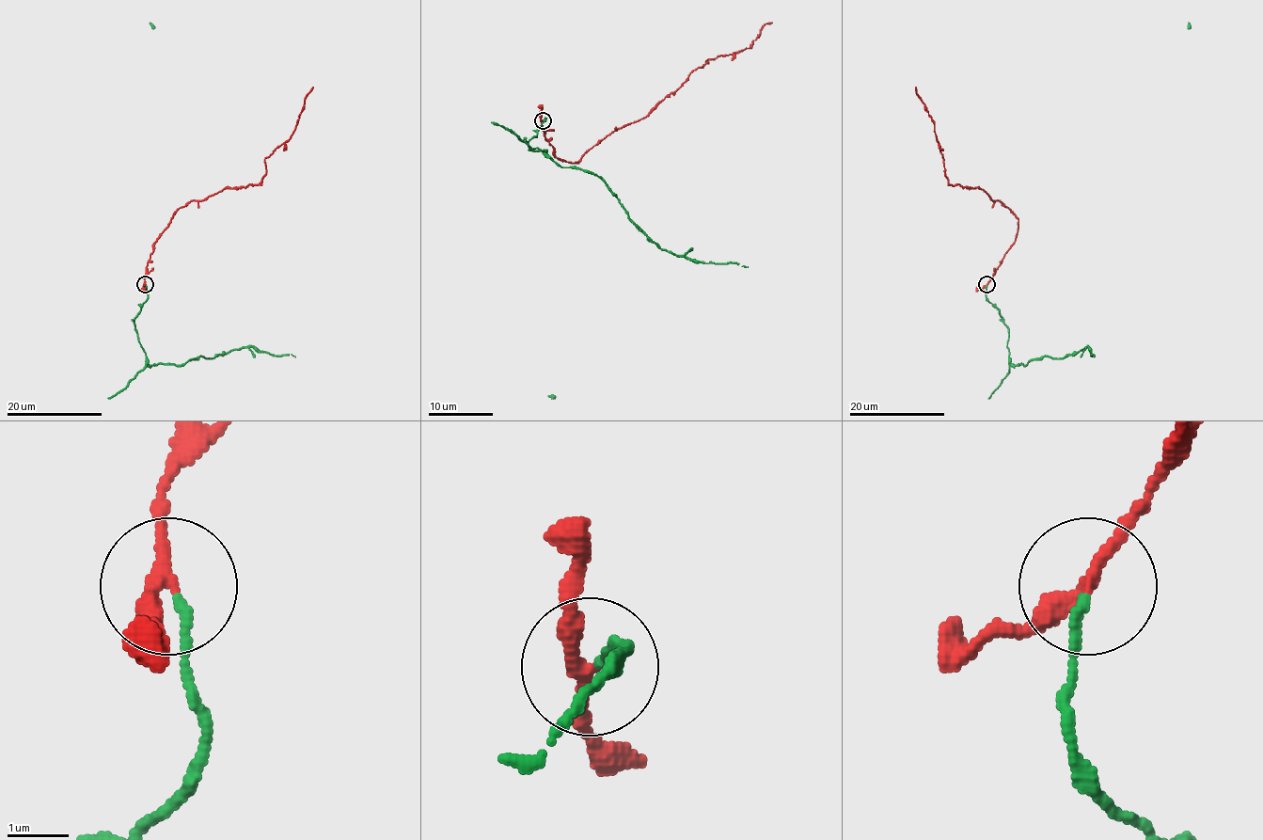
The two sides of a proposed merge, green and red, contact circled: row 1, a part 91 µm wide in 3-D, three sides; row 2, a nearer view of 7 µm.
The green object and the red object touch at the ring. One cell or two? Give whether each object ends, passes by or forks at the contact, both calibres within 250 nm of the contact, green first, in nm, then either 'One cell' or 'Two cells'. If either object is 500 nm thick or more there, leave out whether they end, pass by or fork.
At the ring green ends. At the ring red passes by. Thickness 140 nm (green) against 260 nm. One cell

